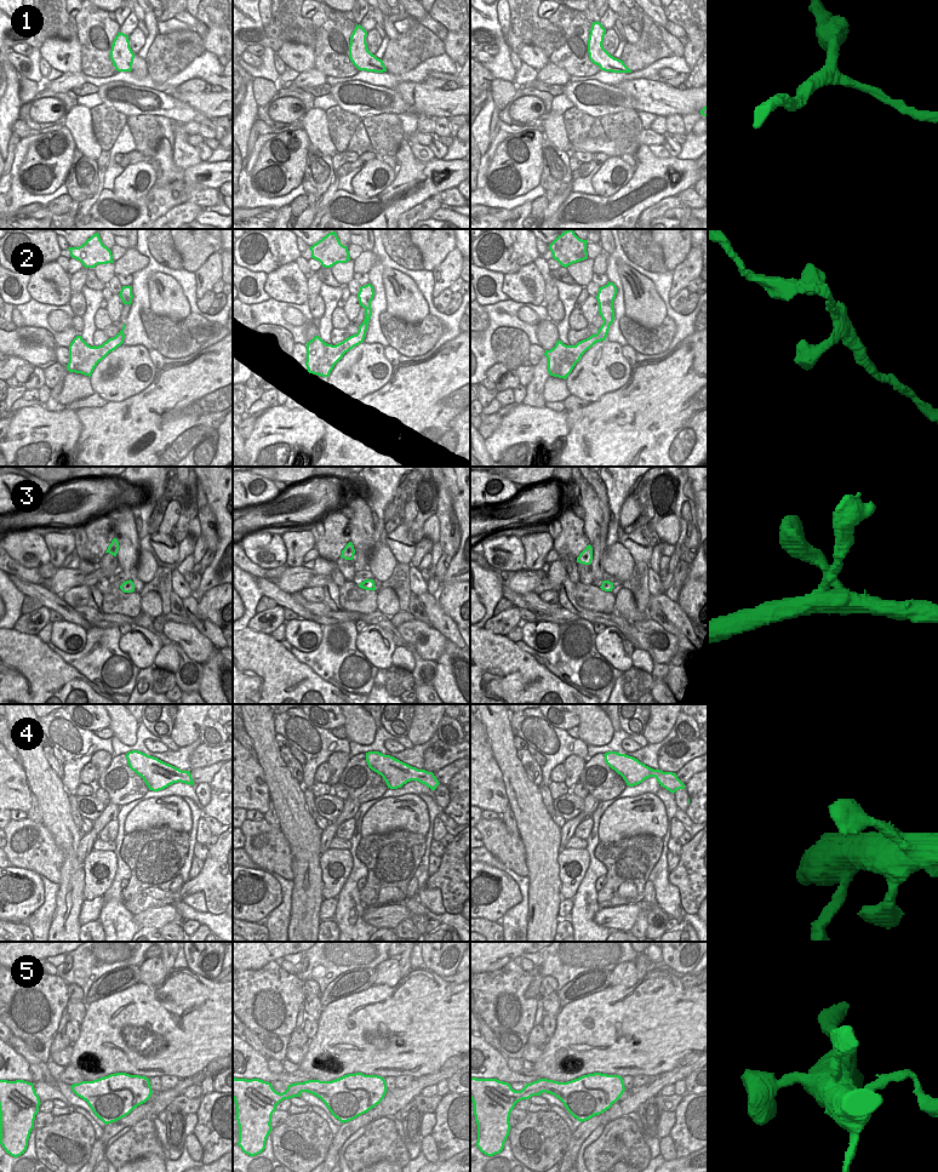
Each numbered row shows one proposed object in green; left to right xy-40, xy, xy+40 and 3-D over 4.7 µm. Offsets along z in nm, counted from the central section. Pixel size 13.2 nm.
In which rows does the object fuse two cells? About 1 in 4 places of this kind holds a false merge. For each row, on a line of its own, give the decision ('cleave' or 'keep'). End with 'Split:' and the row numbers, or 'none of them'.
1: keep
2: keep
3: keep
4: keep
5: keep
Split: none of them

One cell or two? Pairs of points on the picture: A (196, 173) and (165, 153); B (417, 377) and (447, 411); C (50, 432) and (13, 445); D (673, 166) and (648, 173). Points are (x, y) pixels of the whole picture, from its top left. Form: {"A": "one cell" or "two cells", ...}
{"A": "one cell", "B": "one cell", "C": "one cell", "D": "one cell"}

